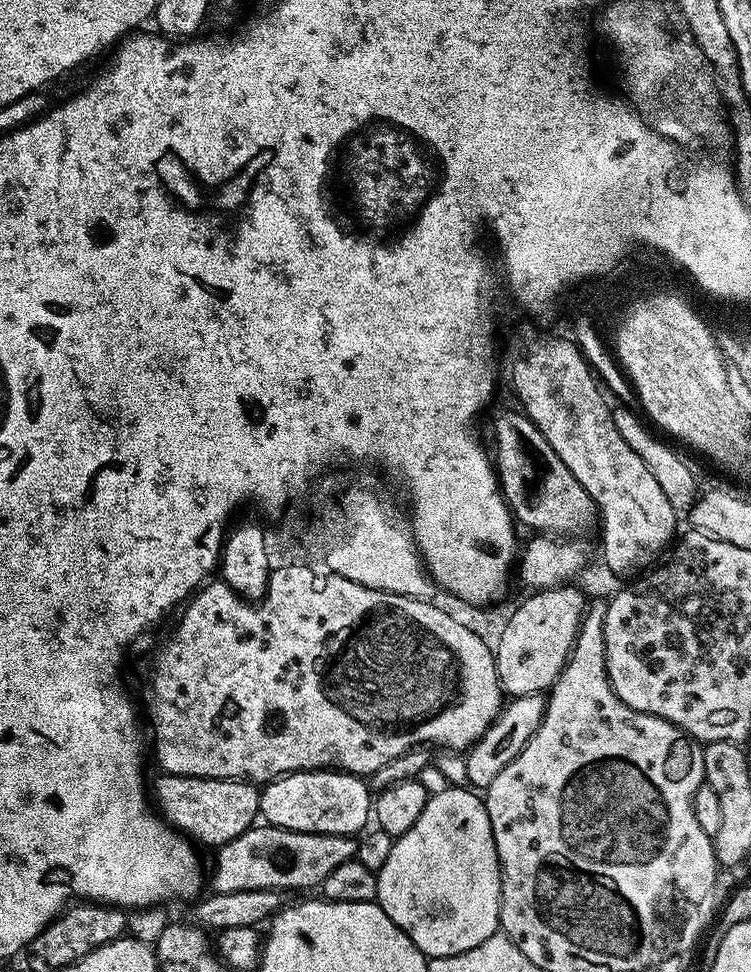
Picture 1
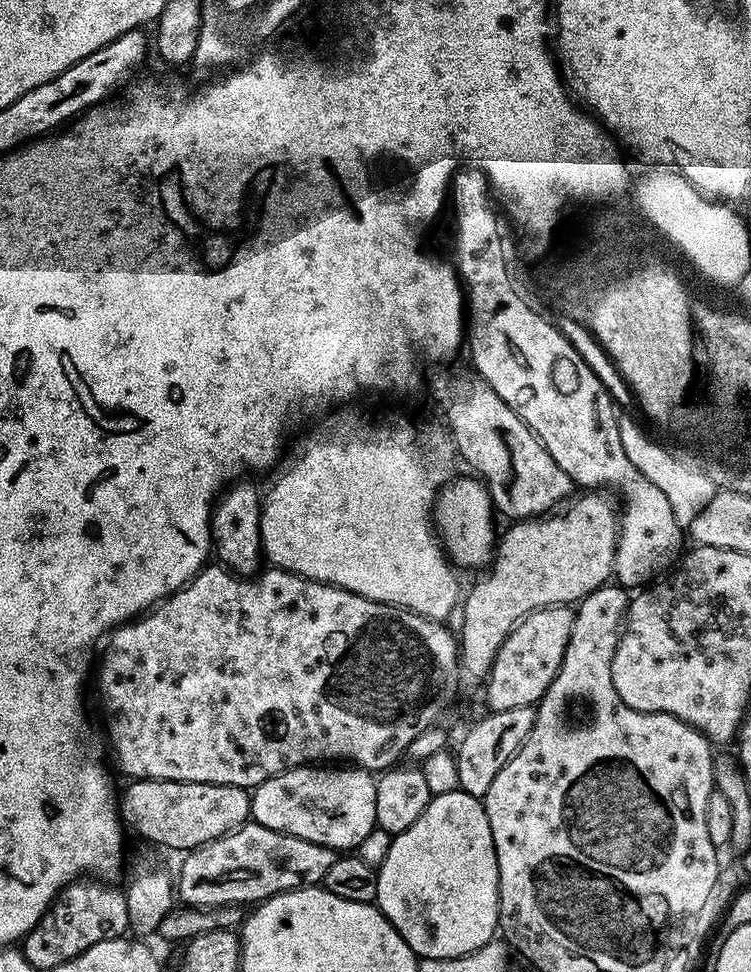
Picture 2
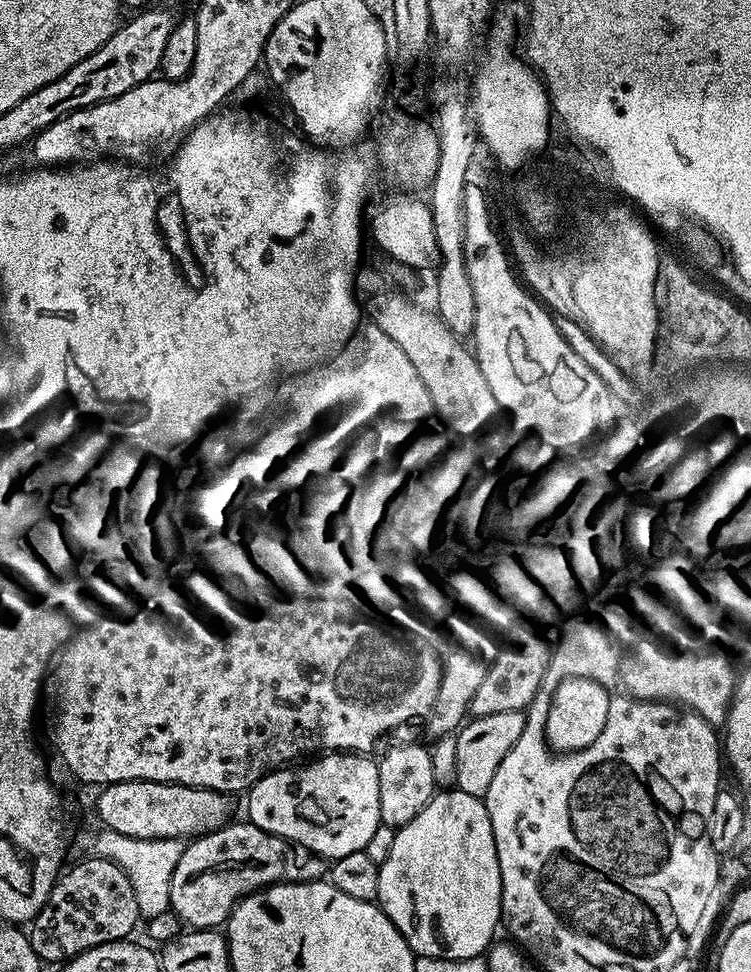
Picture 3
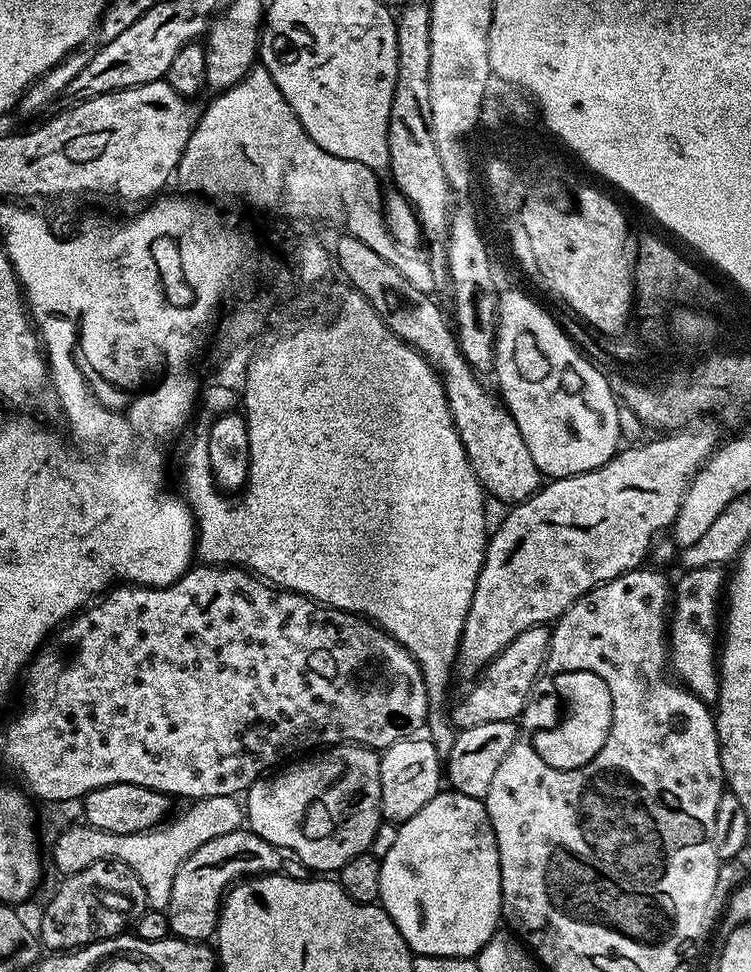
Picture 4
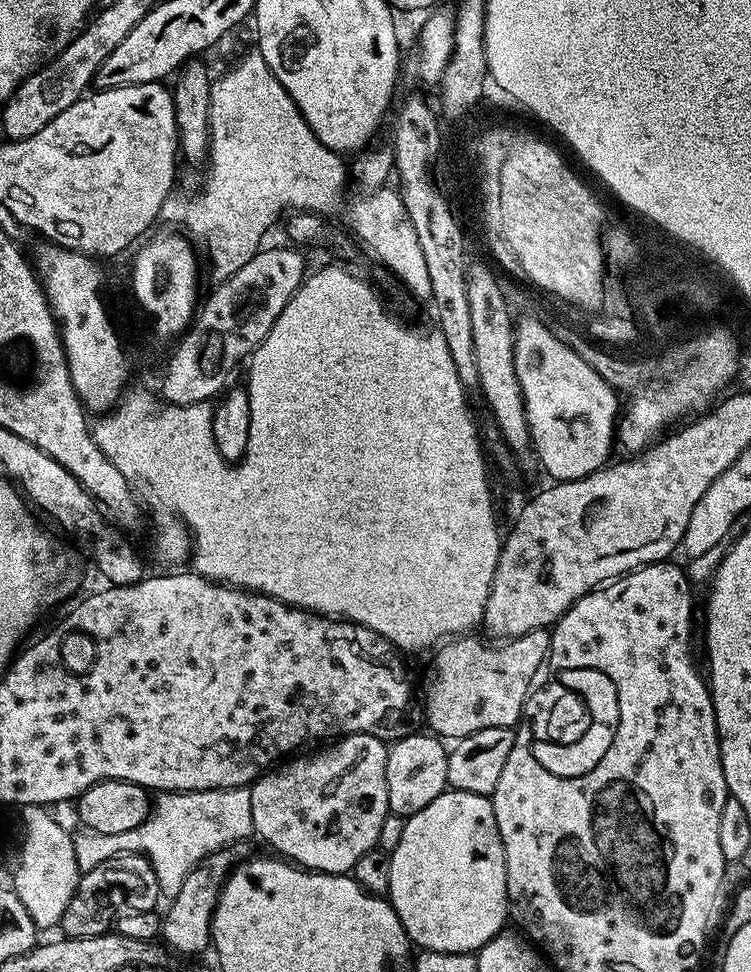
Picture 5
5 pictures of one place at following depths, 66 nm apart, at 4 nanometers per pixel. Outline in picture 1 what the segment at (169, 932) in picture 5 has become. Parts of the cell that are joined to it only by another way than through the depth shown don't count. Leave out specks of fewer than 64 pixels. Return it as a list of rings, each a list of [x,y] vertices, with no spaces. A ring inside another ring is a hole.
[[[253,826],[245,830],[234,842],[226,842],[215,849],[216,865],[212,868],[212,892],[233,892],[234,890],[285,890],[284,888],[315,889],[330,874],[342,866],[342,862],[353,859],[356,854],[356,840],[342,834],[314,834],[271,826]]]

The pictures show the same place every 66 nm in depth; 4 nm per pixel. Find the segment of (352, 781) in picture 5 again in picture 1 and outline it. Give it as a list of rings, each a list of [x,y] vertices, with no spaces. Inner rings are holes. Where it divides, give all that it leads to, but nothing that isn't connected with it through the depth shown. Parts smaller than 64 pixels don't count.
[[[339,770],[281,774],[267,781],[260,794],[260,816],[268,819],[265,821],[271,827],[314,834],[355,837],[369,827],[373,808],[374,796],[369,785],[361,777]]]

